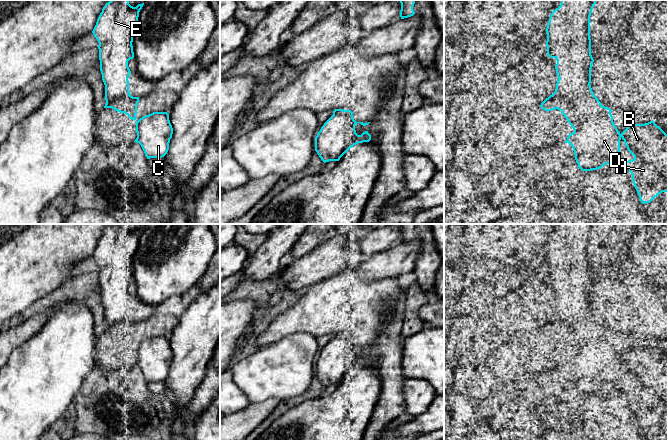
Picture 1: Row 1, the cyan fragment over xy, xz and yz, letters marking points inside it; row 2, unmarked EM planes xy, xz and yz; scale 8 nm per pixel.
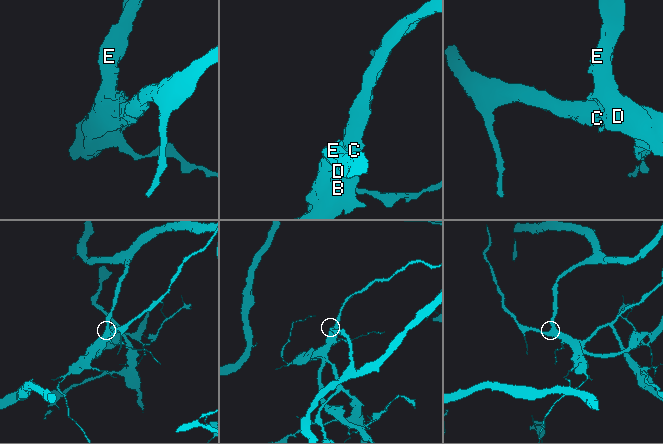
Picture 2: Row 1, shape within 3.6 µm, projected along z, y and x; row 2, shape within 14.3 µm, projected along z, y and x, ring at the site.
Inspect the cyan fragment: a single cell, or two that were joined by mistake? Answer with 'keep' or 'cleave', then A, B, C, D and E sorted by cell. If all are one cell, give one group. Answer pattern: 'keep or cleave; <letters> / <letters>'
cleave; A D E / B C

